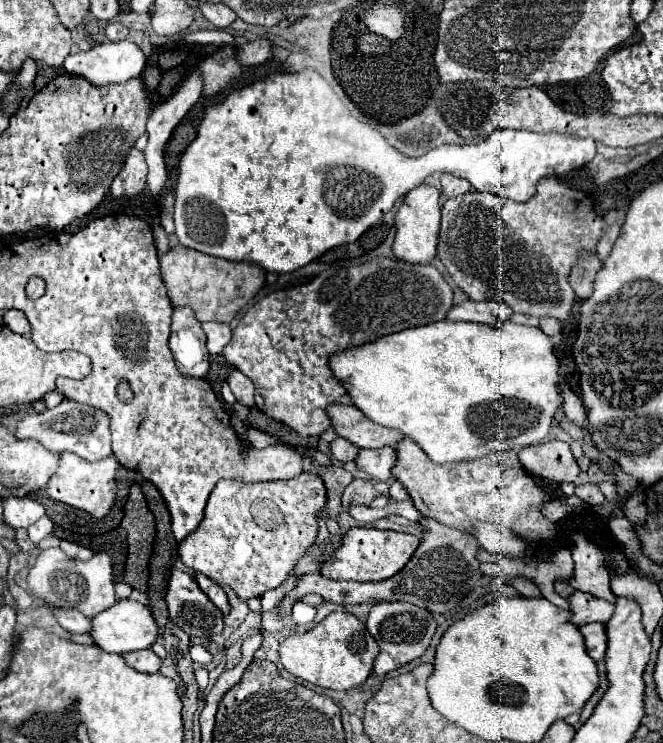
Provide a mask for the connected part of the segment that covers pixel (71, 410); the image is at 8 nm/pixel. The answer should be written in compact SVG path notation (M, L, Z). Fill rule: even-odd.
M64 399L60 405L44 411L44 413L26 415L18 423L14 433L18 439L36 439L52 453L72 451L86 461L100 461L100 459L106 459L108 455L112 455L108 417L104 417L104 413L98 413L98 409L92 409L90 405L76 403L72 399Z

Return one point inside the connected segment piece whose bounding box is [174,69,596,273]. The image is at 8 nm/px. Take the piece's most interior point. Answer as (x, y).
(279, 173)

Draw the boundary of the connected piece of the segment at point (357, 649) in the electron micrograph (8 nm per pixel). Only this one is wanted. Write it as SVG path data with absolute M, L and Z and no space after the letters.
M334 611L322 619L316 627L306 633L290 633L278 647L280 663L294 677L312 683L322 689L346 691L362 685L372 673L372 661L378 653L374 637L370 637L364 623L360 623L352 613Z

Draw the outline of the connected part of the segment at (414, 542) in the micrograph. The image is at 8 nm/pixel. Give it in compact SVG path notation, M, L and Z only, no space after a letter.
M352 527L332 557L320 563L320 573L326 579L350 579L350 581L384 581L396 575L410 561L418 549L420 539L408 533L384 531L374 527Z

